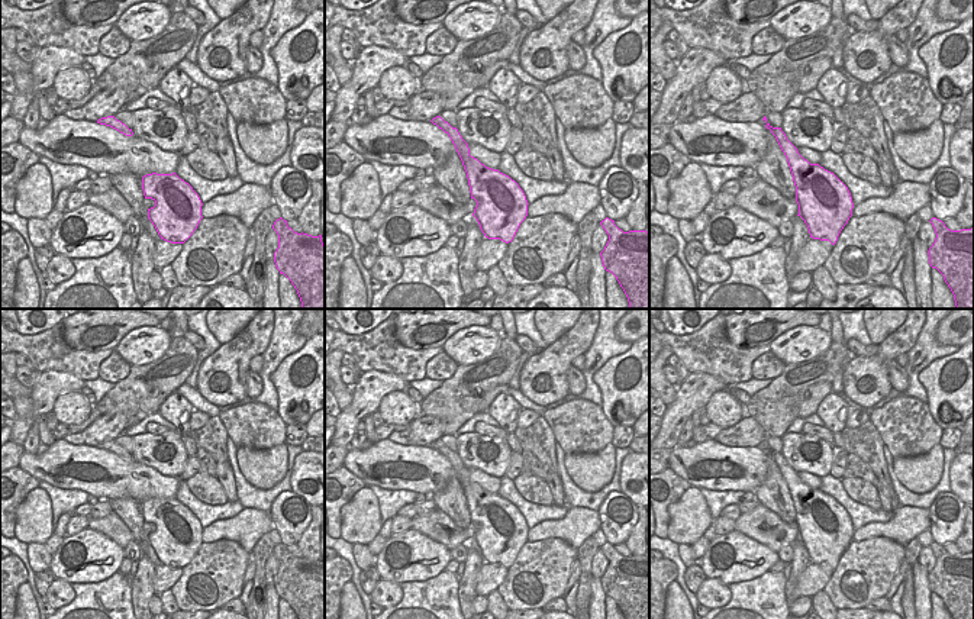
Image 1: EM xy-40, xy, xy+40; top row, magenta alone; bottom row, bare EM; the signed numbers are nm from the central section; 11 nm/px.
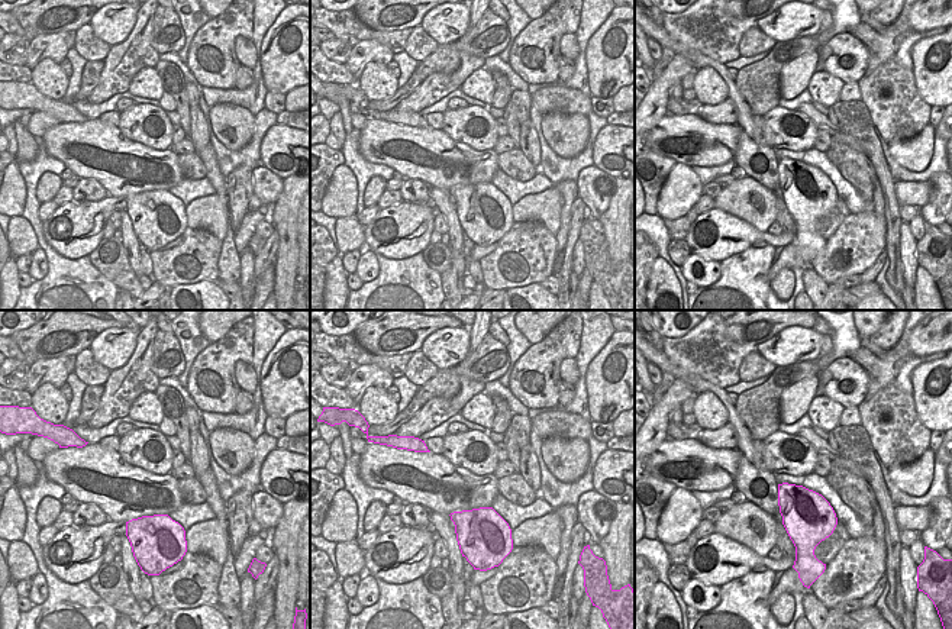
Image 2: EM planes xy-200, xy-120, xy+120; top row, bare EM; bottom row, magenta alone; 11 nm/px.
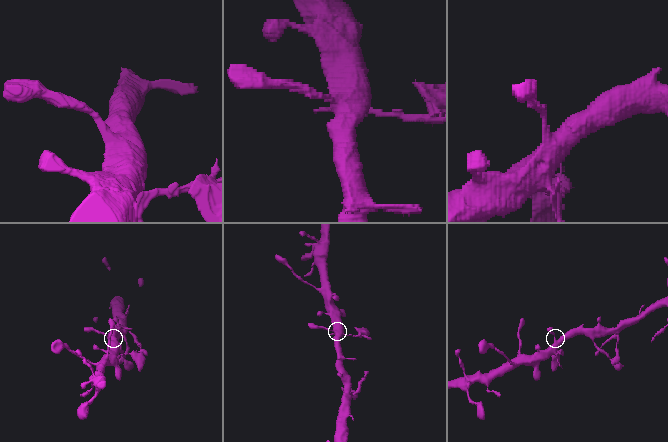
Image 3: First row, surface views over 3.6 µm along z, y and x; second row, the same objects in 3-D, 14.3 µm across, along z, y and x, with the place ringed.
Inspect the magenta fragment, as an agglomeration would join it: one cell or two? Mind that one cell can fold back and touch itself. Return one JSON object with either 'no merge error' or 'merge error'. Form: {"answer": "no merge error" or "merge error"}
{"answer": "no merge error"}

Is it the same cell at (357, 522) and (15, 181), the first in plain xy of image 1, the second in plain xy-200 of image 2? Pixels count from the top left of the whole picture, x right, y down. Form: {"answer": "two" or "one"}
{"answer": "one"}

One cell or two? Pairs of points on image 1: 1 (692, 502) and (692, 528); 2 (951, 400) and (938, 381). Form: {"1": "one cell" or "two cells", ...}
{"1": "one cell", "2": "one cell"}

